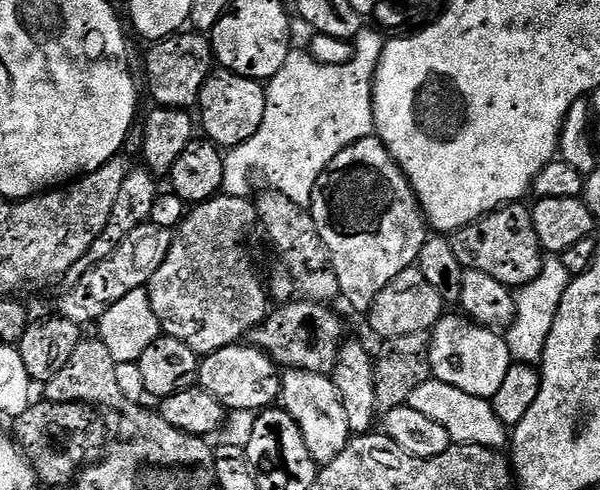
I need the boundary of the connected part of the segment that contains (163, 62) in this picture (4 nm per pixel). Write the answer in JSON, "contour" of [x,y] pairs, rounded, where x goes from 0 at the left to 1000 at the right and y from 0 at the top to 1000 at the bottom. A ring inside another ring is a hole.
{"contour":[[[302,61],[275,82],[258,84],[248,98],[253,100],[248,102],[247,116],[240,122],[240,147],[247,153],[247,188],[255,204],[252,210],[268,220],[318,222],[318,212],[322,218],[332,206],[340,161],[357,139],[352,80],[325,61]]]}

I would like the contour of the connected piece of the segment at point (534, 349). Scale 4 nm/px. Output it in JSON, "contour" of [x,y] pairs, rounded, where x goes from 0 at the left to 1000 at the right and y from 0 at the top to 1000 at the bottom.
{"contour":[[[913,527],[908,529],[903,551],[897,567],[890,567],[890,576],[858,590],[860,645],[843,671],[847,712],[858,741],[893,747],[905,737],[910,690],[917,690],[917,673],[923,665],[930,624],[943,600],[948,578],[950,565],[943,543],[937,543],[932,527]]]}

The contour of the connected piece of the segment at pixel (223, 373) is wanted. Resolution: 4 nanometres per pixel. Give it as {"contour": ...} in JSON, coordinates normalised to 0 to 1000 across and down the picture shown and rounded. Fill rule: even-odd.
{"contour":[[[413,702],[385,704],[342,724],[332,737],[327,771],[332,790],[357,804],[383,837],[443,837],[465,818],[472,792],[465,749],[432,710]]]}

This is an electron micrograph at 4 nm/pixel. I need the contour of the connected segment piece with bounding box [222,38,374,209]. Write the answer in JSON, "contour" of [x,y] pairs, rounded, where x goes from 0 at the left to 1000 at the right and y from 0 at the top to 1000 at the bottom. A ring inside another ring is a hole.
{"contour":[[[607,78],[595,80],[590,90],[590,129],[577,131],[532,131],[520,116],[518,104],[482,104],[477,127],[470,127],[470,143],[457,151],[445,165],[440,190],[443,192],[443,233],[437,233],[437,253],[410,290],[403,290],[393,302],[375,308],[373,320],[373,380],[375,400],[415,398],[413,365],[420,351],[428,351],[442,367],[448,386],[477,396],[483,412],[497,422],[512,427],[520,414],[523,380],[530,363],[537,363],[537,347],[570,306],[577,306],[590,290],[607,286],[622,276],[623,247],[620,243],[620,165],[623,161],[623,131],[613,124],[613,90]]]}

